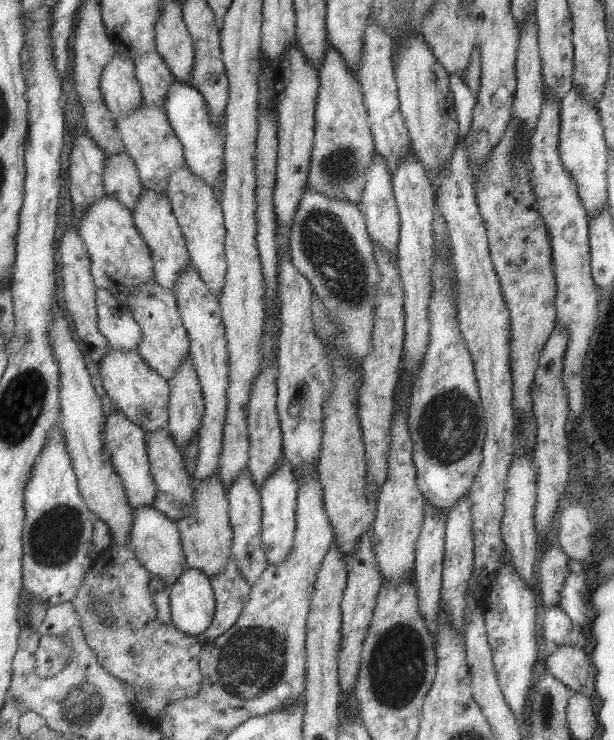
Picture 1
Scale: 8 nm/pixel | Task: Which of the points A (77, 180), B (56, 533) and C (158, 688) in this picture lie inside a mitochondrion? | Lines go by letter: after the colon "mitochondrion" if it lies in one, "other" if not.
A: other
B: mitochondrion
C: mitochondrion

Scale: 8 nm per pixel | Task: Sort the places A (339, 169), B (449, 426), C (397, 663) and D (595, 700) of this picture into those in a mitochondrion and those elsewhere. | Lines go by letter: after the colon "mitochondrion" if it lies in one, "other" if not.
A: mitochondrion
B: mitochondrion
C: mitochondrion
D: other

